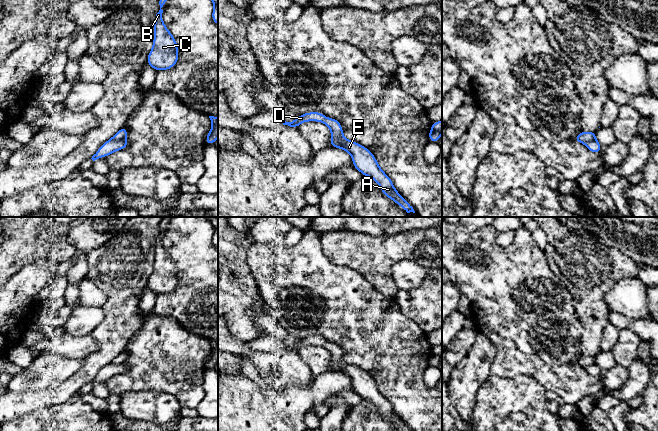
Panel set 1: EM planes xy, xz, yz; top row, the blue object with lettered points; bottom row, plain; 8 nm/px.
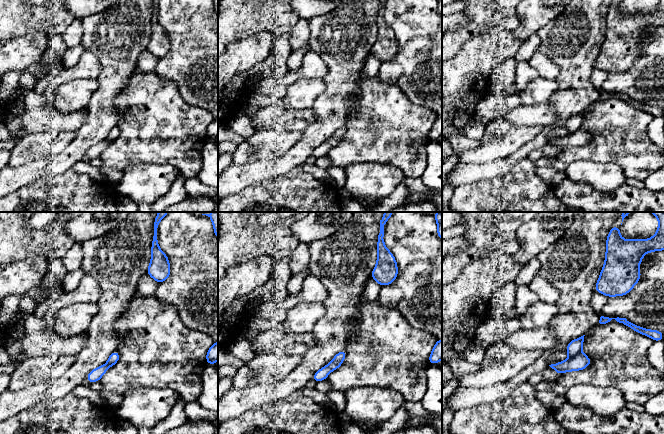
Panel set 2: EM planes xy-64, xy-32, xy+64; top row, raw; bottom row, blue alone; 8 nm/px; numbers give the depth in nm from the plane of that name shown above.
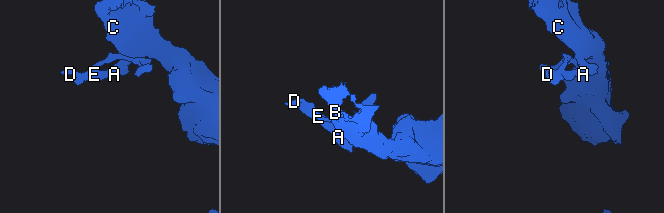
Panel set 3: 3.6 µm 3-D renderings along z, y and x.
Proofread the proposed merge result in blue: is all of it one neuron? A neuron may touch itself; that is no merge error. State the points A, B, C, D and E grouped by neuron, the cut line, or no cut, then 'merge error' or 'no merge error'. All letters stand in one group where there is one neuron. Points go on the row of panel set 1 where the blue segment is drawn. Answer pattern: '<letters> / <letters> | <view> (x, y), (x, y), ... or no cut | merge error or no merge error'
A B C D E | no cut | no merge error

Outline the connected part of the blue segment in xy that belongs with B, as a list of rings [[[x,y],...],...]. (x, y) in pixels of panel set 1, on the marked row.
[[[160,0],[160,10],[156,14],[153,48],[150,51],[147,63],[156,71],[172,68],[178,62],[178,47],[172,34],[168,31],[162,20],[161,9],[167,0]]]

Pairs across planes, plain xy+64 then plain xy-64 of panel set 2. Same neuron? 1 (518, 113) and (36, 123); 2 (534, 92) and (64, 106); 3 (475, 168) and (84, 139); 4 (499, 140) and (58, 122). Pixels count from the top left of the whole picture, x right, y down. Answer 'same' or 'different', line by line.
1: same
2: same
3: same
4: different

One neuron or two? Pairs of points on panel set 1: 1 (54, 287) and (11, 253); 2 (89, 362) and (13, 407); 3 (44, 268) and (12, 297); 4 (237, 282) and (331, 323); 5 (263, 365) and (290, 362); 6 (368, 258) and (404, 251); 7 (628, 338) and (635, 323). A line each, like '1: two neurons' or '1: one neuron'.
1: two neurons
2: one neuron
3: one neuron
4: two neurons
5: one neuron
6: one neuron
7: two neurons

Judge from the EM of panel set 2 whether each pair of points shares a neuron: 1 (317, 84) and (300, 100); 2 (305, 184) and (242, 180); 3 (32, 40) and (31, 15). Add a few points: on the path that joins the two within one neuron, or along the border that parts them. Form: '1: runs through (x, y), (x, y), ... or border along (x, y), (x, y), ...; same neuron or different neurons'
1: runs through (313, 87), (304, 96); same neuron
2: border along (283, 175), (262, 179), (244, 187), (239, 192); different neurons
3: border along (36, 30), (10, 39); different neurons

